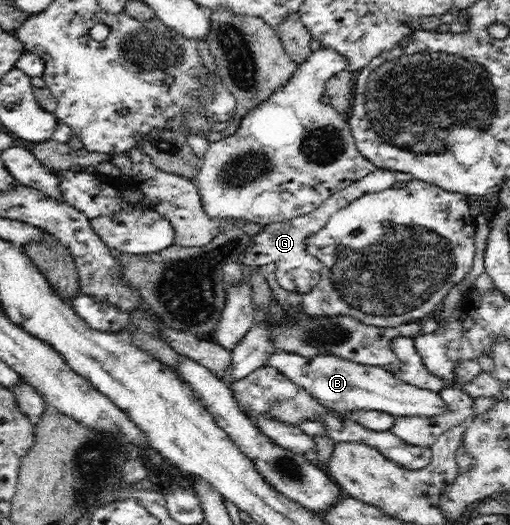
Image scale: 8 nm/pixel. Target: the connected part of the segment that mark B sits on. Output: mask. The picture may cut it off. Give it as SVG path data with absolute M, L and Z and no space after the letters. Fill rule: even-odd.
M276 351L267 358L265 367L277 369L297 386L305 388L321 405L336 410L337 413L378 410L394 417L436 417L446 411L446 404L439 397L439 393L403 382L381 366L358 363L334 354L319 353L314 357L303 357L291 351Z

